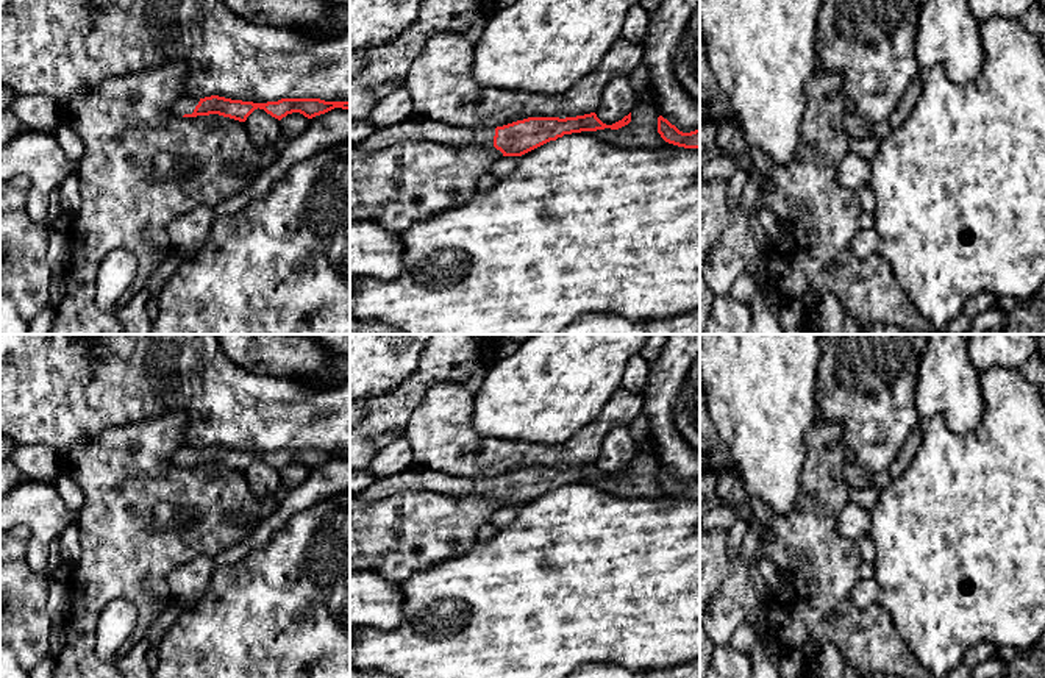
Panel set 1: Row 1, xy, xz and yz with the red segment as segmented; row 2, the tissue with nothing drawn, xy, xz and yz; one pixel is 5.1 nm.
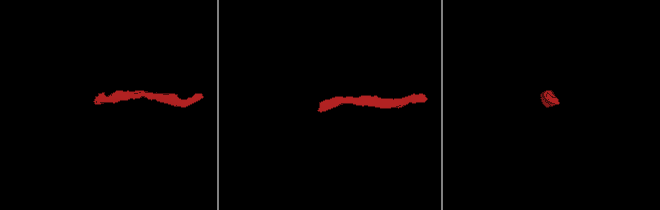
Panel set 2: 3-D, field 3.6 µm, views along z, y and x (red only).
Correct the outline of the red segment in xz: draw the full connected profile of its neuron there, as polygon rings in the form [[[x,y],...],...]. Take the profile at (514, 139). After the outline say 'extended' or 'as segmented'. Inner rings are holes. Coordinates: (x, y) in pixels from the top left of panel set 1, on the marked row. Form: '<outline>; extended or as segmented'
[[[595,112],[576,117],[528,117],[497,128],[456,128],[430,119],[409,117],[398,125],[378,128],[364,142],[353,147],[361,152],[384,152],[405,139],[434,141],[453,147],[495,147],[503,156],[522,156],[564,134],[619,130],[631,122],[631,112],[622,120],[606,125]]]; extended

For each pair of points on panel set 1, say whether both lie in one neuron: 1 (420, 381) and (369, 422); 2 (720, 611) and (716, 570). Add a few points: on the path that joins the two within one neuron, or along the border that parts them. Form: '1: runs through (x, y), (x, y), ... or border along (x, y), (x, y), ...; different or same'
1: runs through (408, 394), (381, 414); same
2: border along (731, 556), (727, 566), (727, 577), (716, 594); different

